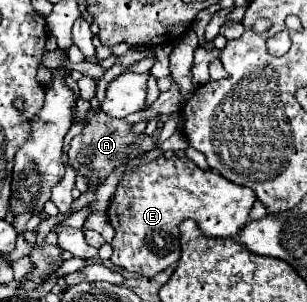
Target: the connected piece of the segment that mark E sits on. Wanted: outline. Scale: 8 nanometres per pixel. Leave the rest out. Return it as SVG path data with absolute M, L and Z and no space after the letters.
M172 156L172 158L156 158L152 162L140 164L136 168L128 168L122 176L122 180L118 182L116 194L110 200L108 206L108 222L114 228L114 238L112 238L112 248L114 254L110 258L110 262L118 268L124 268L128 272L136 272L142 276L156 276L158 272L174 266L180 258L180 232L178 226L182 220L192 218L198 228L202 230L204 236L210 238L236 238L238 232L246 226L248 222L248 212L254 204L256 196L254 192L250 192L250 188L246 186L236 186L230 184L230 180L226 180L224 176L218 176L218 172L214 170L200 170L190 158L180 158L180 156Z

